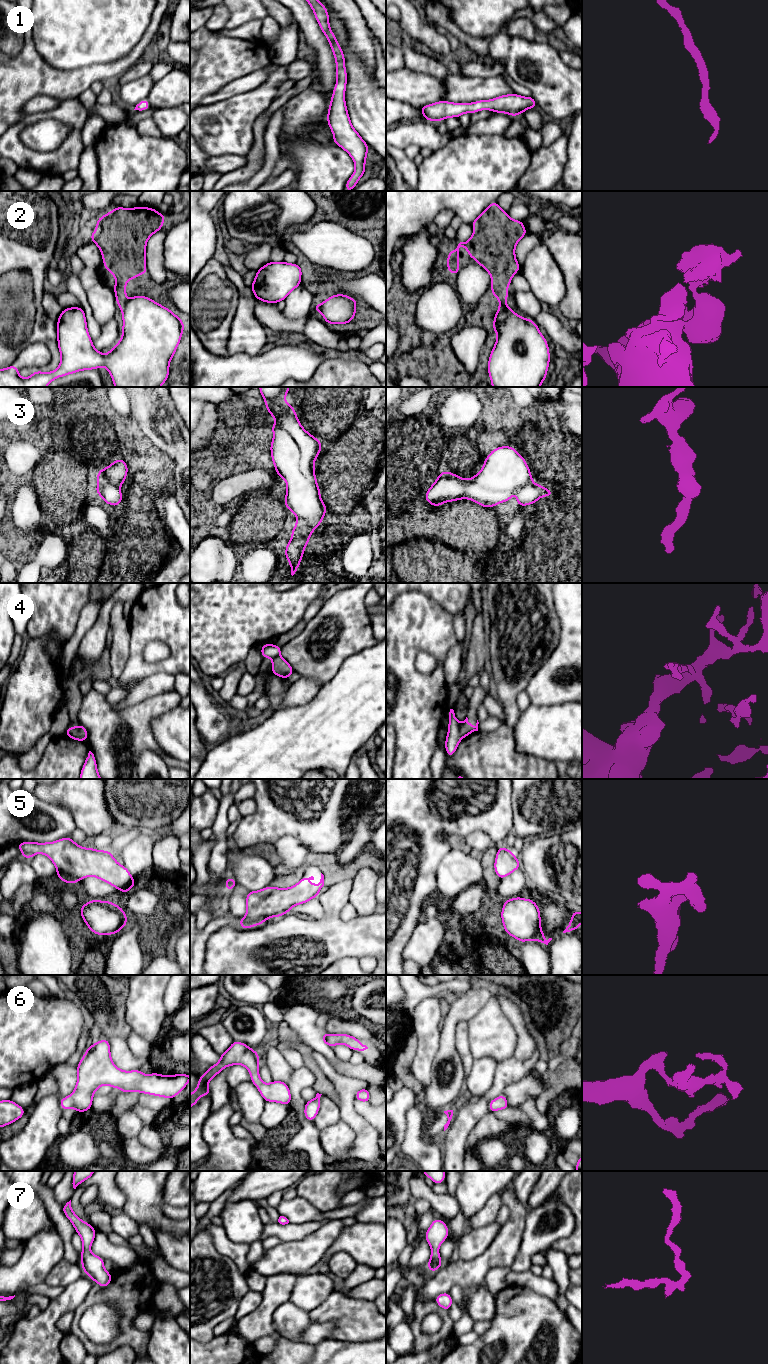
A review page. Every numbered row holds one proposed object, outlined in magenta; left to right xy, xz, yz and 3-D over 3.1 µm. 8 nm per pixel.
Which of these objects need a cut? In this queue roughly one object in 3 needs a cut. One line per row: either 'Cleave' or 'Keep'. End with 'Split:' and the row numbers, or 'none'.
1: Keep
2: Cleave
3: Keep
4: Cleave
5: Keep
6: Keep
7: Keep
Split: 2, 4

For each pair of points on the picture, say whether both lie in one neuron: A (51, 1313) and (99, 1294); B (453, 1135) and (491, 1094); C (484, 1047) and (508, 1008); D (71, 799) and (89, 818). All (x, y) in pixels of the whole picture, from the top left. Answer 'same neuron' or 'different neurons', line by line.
A: different neurons
B: same neuron
C: different neurons
D: same neuron

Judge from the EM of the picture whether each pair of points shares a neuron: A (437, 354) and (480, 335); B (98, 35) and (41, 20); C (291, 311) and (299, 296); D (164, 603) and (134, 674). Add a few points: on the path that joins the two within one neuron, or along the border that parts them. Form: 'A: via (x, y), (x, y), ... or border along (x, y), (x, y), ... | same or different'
A: border along (453, 333), (451, 348), (460, 363) | different
B: via (84, 21), (55, 20) | same
C: via (295, 307), (299, 300) | same
D: via (149, 621), (139, 636), (136, 656) | same

